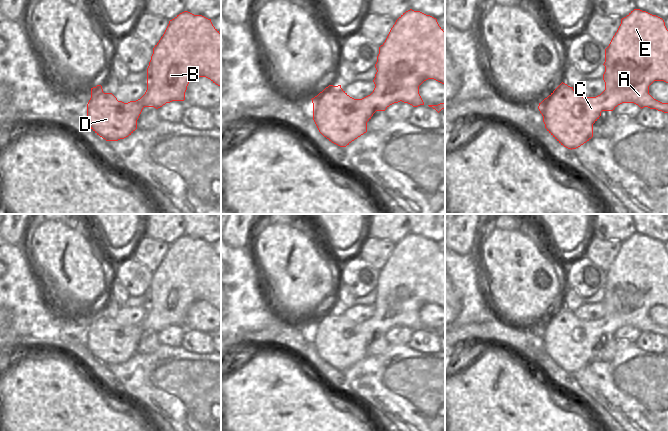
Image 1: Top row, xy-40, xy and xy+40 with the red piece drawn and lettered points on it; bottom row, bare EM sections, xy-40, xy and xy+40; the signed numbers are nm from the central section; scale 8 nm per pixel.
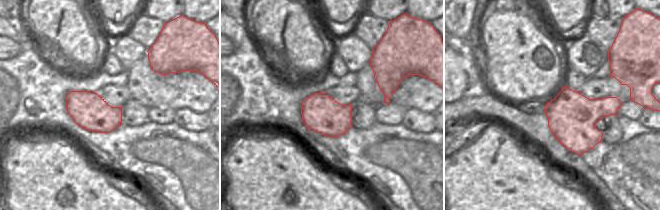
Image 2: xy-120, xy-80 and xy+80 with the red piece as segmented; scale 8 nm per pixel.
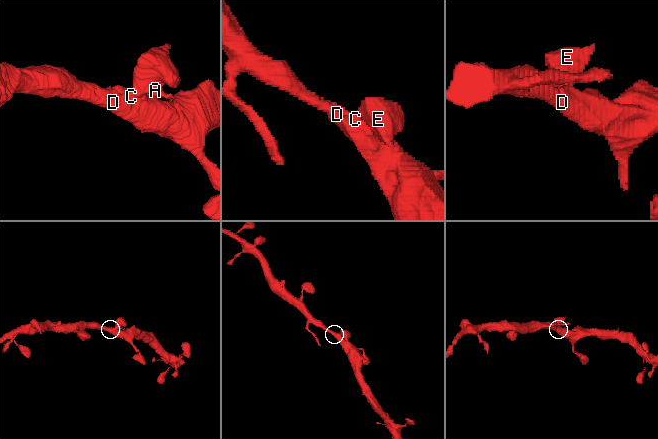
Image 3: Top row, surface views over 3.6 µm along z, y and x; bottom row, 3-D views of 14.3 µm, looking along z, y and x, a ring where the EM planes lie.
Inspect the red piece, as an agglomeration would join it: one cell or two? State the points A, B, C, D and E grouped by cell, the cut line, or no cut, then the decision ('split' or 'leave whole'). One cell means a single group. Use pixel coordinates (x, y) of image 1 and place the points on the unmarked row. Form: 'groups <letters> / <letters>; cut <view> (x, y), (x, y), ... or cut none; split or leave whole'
groups A B C D E; cut none; leave whole

